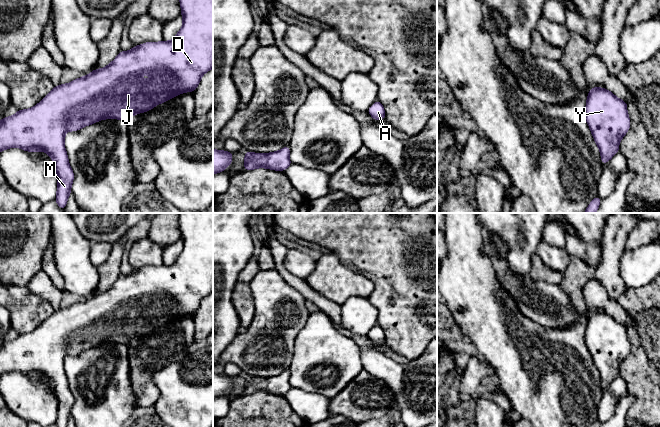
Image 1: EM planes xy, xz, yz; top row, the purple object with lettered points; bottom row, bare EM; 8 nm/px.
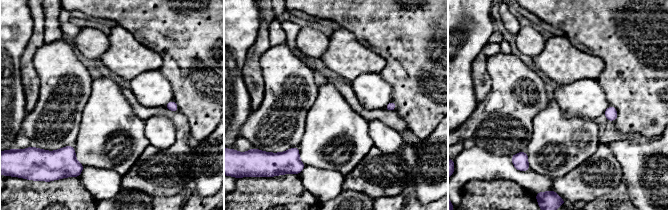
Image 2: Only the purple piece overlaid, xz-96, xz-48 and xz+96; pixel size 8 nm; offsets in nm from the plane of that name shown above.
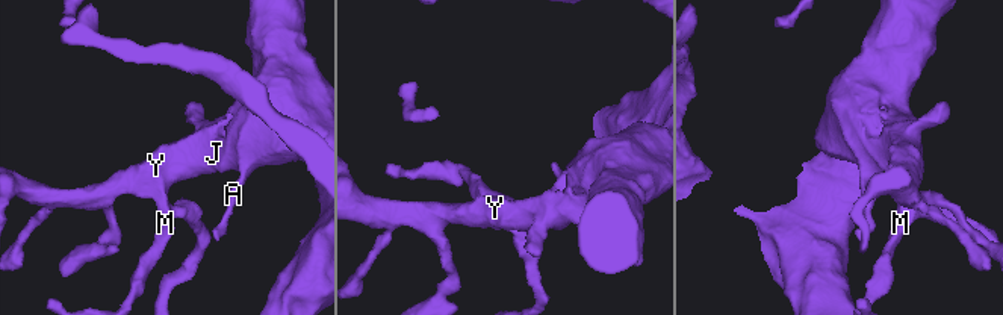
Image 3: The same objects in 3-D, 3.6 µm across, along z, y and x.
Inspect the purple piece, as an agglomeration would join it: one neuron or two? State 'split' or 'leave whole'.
leave whole

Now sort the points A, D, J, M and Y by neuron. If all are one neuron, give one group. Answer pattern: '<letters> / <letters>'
A D J M Y

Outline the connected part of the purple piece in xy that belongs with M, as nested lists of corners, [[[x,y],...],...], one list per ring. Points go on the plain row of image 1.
[[[180,213],[179,224],[183,249],[171,265],[147,266],[127,276],[121,275],[105,292],[95,293],[68,308],[60,308],[33,332],[18,334],[13,340],[0,344],[0,377],[5,373],[18,371],[27,376],[43,375],[51,381],[58,401],[56,427],[67,427],[74,404],[64,371],[65,358],[68,355],[78,355],[103,343],[129,345],[135,338],[147,336],[184,316],[194,315],[202,300],[213,293],[213,213]]]

